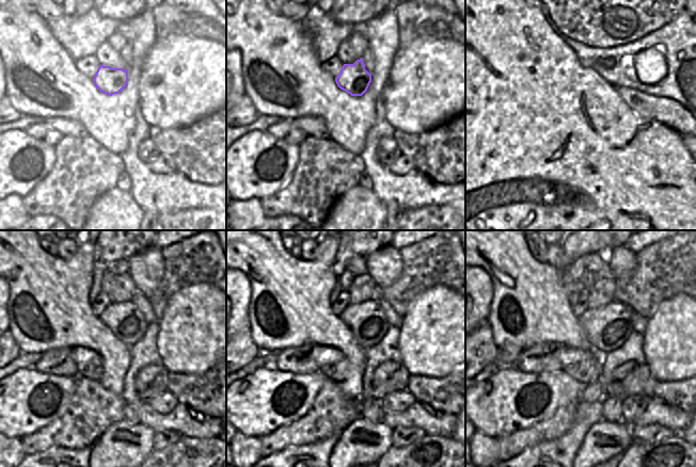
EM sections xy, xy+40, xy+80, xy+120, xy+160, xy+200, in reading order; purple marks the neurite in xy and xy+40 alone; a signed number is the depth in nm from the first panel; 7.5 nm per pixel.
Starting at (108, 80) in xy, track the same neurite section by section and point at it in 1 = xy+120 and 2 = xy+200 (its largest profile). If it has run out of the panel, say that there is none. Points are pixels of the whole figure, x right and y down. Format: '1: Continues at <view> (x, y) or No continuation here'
1: Continues at xy+120 (124, 320)
2: Continues at xy+200 (607, 328)

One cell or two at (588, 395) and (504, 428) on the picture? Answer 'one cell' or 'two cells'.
two cells

